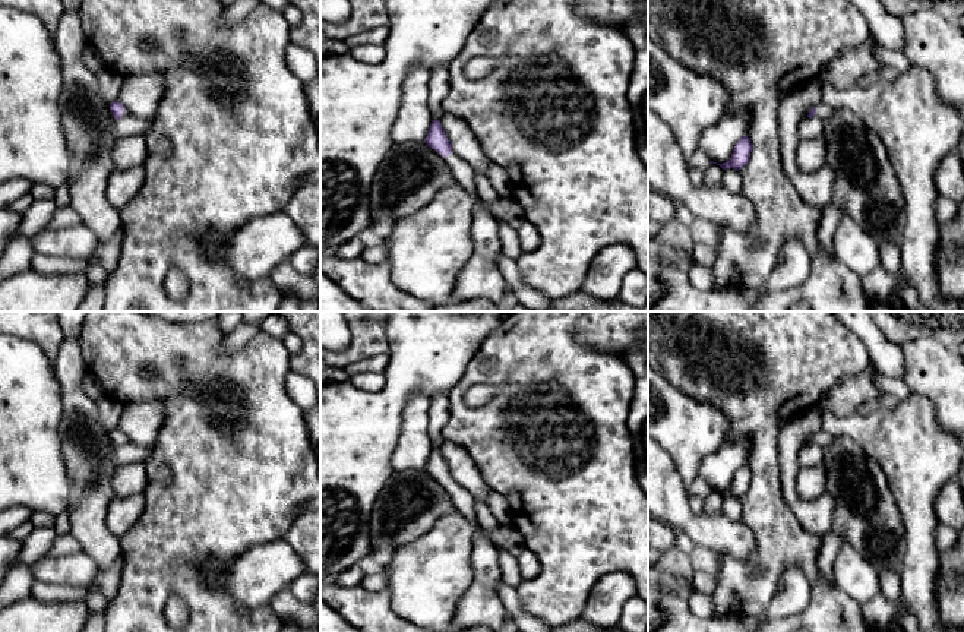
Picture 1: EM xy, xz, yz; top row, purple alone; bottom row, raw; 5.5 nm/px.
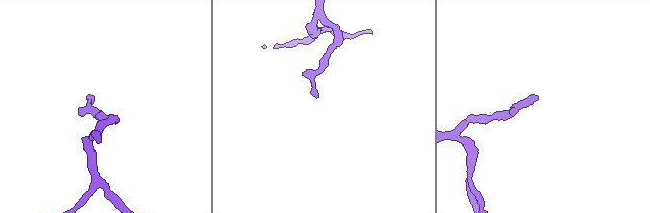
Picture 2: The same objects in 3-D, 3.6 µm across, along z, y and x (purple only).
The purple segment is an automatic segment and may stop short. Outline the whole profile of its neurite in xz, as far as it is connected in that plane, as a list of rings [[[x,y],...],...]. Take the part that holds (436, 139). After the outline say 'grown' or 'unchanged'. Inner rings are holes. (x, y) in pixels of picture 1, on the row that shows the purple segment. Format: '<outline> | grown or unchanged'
[[[432,120],[430,130],[424,142],[445,158],[456,184],[468,193],[475,193],[475,170],[452,151],[440,126],[440,120]]] | grown

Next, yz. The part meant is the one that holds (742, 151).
[[[745,135],[736,143],[730,161],[724,164],[717,164],[717,165],[720,165],[723,170],[726,168],[740,170],[743,165],[748,164],[750,152],[752,152],[752,143],[749,138]]] | unchanged

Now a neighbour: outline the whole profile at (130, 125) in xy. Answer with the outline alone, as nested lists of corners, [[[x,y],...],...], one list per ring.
[[[126,116],[118,120],[116,120],[113,130],[116,139],[121,139],[126,136],[133,135],[145,135],[148,129],[151,127],[152,117],[136,117],[136,116]]]

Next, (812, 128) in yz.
[[[807,117],[799,133],[800,140],[809,140],[822,136],[822,121],[819,117]]]

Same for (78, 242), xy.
[[[83,222],[64,230],[42,230],[34,237],[34,252],[45,256],[88,259],[99,244],[99,236]]]

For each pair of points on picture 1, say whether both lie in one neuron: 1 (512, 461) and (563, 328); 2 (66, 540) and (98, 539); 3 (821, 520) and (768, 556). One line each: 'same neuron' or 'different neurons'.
1: same neuron
2: different neurons
3: different neurons

